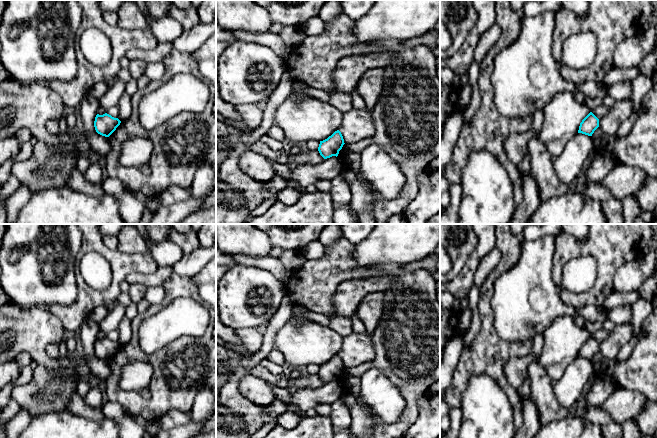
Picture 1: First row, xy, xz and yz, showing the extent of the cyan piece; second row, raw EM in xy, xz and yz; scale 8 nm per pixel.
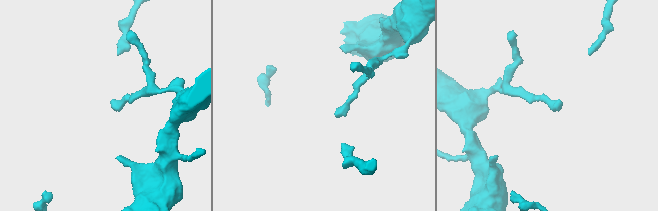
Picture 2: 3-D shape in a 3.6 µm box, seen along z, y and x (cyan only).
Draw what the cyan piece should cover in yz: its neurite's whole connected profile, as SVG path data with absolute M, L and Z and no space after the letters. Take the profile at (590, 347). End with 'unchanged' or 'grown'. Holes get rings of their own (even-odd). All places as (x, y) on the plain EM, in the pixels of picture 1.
M590 336L580 347L578 357L592 360L598 351L599 343L592 336Z; unchanged

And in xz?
M337 354L327 363L320 365L318 375L324 383L332 380L337 381L344 368L343 360L341 356Z; unchanged

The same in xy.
M107 337L103 339L97 338L94 345L94 351L98 358L109 361L120 347L121 345L118 342L114 342Z; unchanged

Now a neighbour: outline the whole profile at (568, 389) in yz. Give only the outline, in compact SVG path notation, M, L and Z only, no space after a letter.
M577 357L566 368L562 377L553 383L553 390L558 402L566 409L574 408L593 373L591 360Z

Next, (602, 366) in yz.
M599 351L594 355L591 360L595 376L611 376L616 365L616 361L611 361L605 358Z

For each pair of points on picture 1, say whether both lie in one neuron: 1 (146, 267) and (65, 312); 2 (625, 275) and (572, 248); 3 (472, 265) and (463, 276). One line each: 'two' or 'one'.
1: one
2: two
3: one

